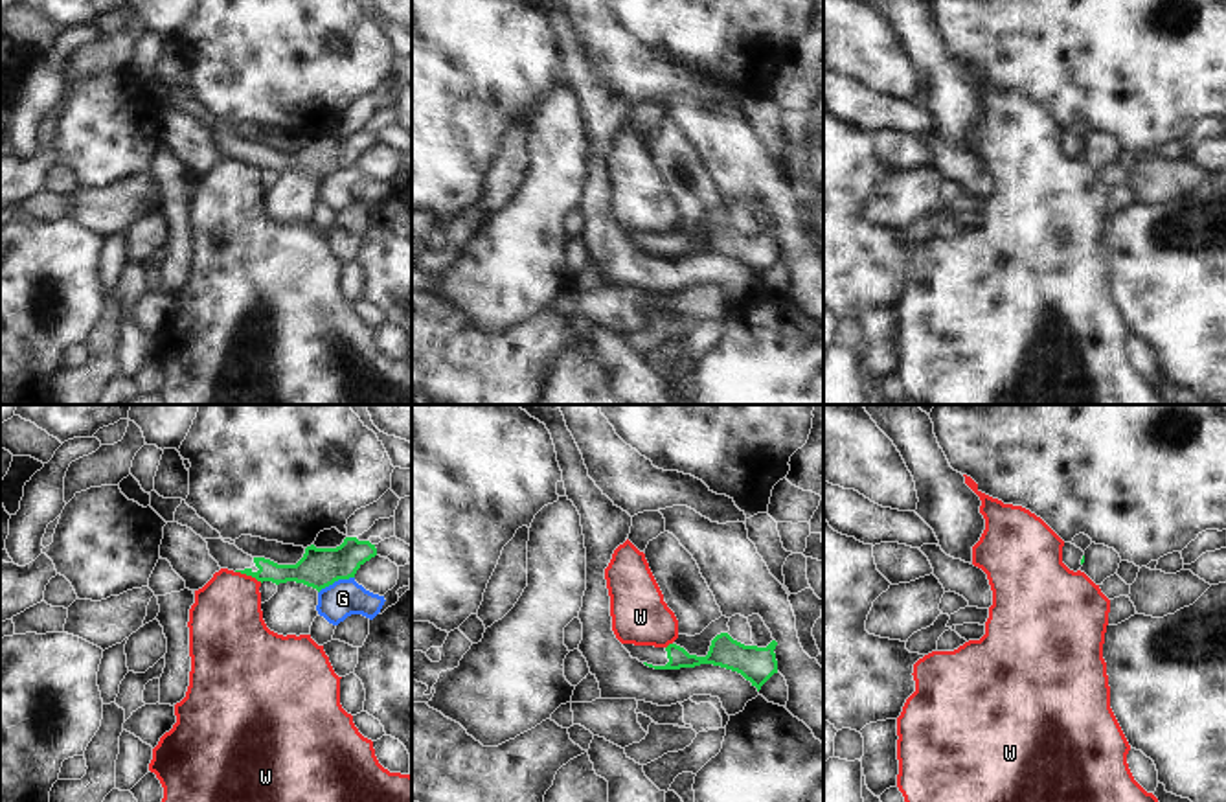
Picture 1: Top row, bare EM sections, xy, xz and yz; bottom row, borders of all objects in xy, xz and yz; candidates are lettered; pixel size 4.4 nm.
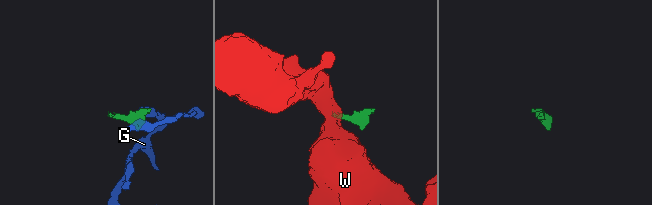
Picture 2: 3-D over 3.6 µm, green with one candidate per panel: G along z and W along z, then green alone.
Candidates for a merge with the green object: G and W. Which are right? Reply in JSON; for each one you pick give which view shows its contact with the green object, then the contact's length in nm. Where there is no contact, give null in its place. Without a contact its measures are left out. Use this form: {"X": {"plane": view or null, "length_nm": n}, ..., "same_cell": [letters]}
{"same_cell": []}

